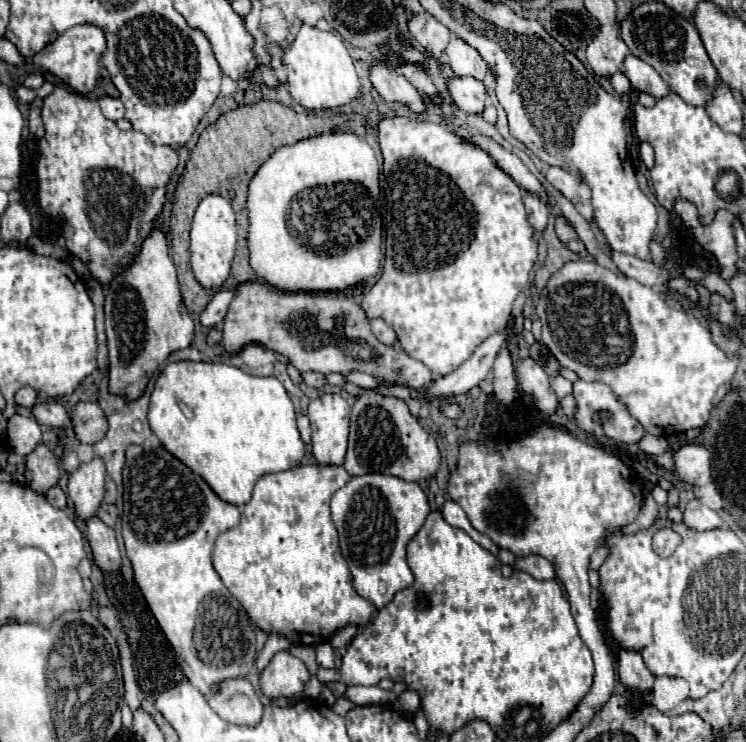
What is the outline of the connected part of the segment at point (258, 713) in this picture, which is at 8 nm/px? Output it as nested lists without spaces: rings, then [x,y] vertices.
[[[228,678],[218,690],[206,696],[210,708],[226,722],[238,726],[256,726],[262,718],[262,702],[246,678]]]

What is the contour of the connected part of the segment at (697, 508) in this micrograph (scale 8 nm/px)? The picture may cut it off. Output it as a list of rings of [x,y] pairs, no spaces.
[[[696,498],[690,500],[684,508],[684,524],[696,532],[704,532],[704,530],[712,530],[712,528],[720,528],[724,524],[724,520],[720,518],[718,512],[710,510],[708,506],[700,504]]]

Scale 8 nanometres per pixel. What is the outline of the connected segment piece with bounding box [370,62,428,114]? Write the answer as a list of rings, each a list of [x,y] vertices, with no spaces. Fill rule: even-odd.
[[[378,62],[372,68],[370,80],[378,90],[378,94],[384,98],[384,102],[398,102],[410,108],[414,114],[422,114],[428,110],[426,98],[404,76],[398,76],[384,62]]]

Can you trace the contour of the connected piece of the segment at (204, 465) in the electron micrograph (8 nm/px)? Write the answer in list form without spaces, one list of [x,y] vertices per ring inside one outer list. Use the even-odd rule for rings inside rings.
[[[174,362],[160,372],[152,398],[148,420],[152,432],[164,448],[182,460],[192,472],[200,474],[208,486],[228,504],[242,506],[250,500],[256,480],[270,472],[284,472],[300,464],[306,454],[306,444],[296,428],[294,404],[278,382],[278,378],[260,378],[242,372],[228,364],[208,362]]]

